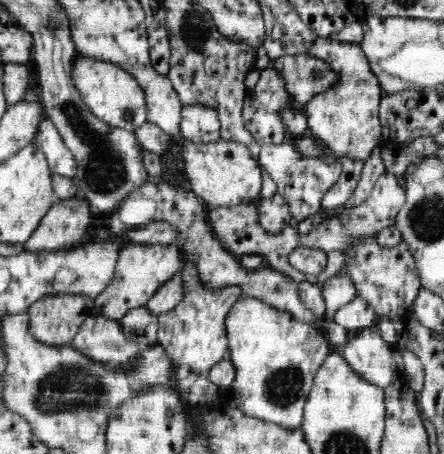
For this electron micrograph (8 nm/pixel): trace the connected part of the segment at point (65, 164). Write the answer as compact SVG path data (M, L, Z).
M47 117L40 122L34 141L45 154L52 172L70 179L74 178L77 173L75 158L54 123Z

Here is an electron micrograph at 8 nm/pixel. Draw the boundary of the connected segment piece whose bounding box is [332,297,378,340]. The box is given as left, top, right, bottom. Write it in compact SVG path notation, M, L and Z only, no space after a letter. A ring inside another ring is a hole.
M354 298L349 304L334 312L332 320L350 332L350 340L356 338L362 330L374 327L378 316L375 310L364 300Z

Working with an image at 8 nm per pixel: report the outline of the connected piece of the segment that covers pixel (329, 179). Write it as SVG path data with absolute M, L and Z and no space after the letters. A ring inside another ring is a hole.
M284 141L284 144L262 146L258 162L276 183L277 192L286 199L286 203L290 205L293 218L298 221L317 216L321 208L322 197L329 188L336 184L342 170L342 163L339 159L328 158L328 160L322 160L313 156L306 158L295 150L293 143L290 143L290 141Z

